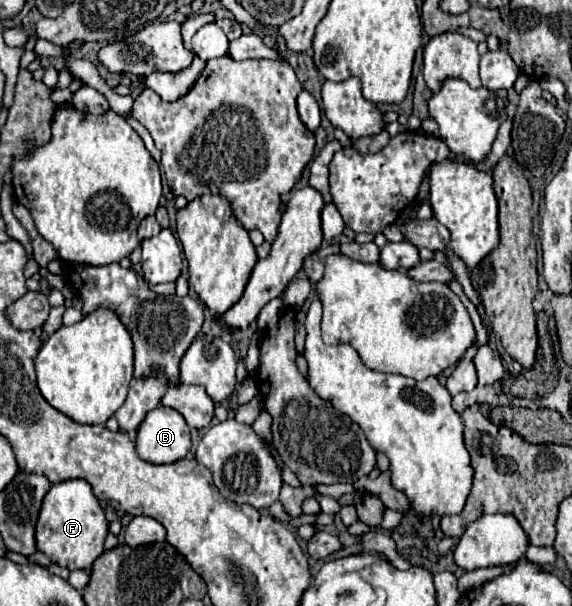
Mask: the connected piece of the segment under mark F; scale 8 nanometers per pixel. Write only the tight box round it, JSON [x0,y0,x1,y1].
[35,480,109,570]

